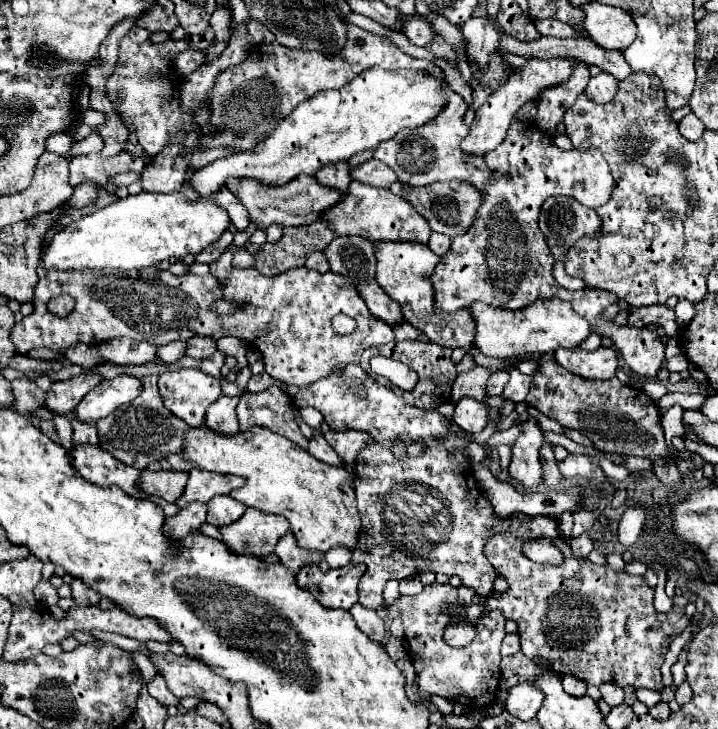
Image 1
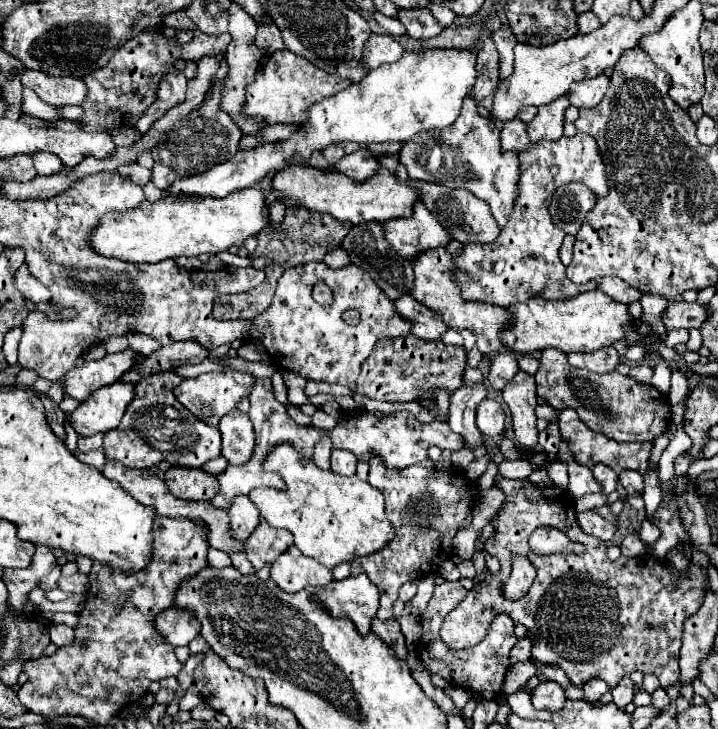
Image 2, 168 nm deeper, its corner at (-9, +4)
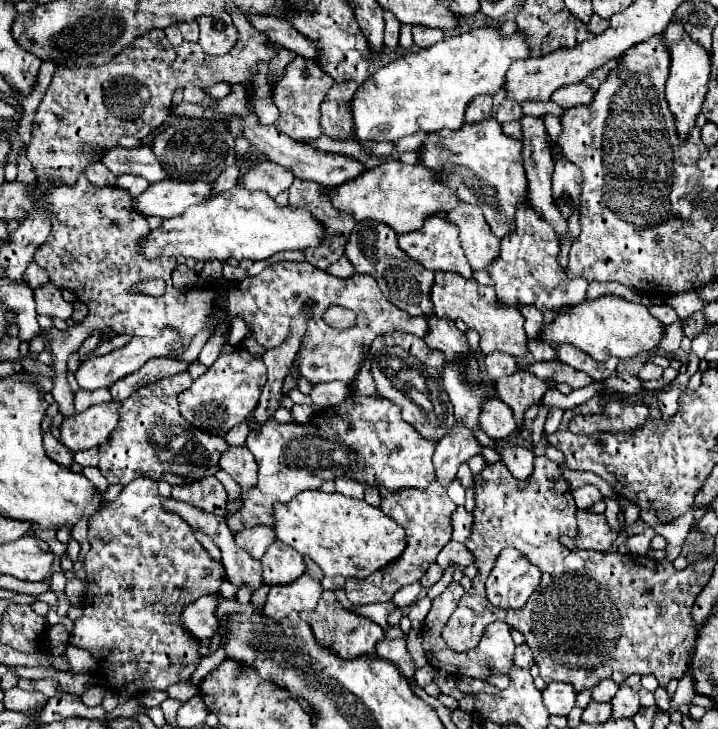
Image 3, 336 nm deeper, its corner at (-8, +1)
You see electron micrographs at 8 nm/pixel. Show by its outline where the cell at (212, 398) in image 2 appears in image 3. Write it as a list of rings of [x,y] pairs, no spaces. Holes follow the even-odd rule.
[[[237,349],[231,355],[219,357],[205,375],[195,379],[189,389],[179,393],[179,411],[197,429],[213,435],[225,435],[233,425],[253,413],[265,381],[265,363],[251,357],[245,349]]]

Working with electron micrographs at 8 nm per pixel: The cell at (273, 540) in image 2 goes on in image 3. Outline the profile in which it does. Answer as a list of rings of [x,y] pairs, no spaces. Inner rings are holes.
[[[271,543],[271,547],[261,557],[263,563],[263,581],[267,585],[283,585],[295,581],[305,571],[303,557],[285,543]]]

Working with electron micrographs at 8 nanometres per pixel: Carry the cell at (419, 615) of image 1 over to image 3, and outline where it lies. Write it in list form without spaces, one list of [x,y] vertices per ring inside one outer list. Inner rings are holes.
[[[451,583],[439,597],[433,599],[433,605],[431,605],[431,611],[429,615],[425,617],[425,623],[423,623],[423,649],[425,649],[425,657],[429,661],[431,667],[435,667],[437,671],[445,671],[453,677],[475,677],[475,679],[489,679],[491,675],[499,675],[499,673],[507,673],[511,671],[513,667],[513,651],[515,651],[515,643],[511,639],[511,633],[509,633],[509,627],[507,623],[503,621],[495,621],[491,623],[491,627],[485,629],[479,645],[473,649],[473,651],[467,651],[467,653],[455,653],[451,651],[443,639],[441,639],[441,629],[443,625],[447,623],[449,615],[453,613],[455,605],[459,603],[459,599],[463,597],[463,587],[459,583]]]

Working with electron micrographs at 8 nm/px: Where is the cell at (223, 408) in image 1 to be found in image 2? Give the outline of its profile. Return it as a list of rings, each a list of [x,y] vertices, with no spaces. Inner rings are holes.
[[[236,410],[224,416],[218,428],[222,432],[222,456],[228,464],[246,464],[254,450],[254,428],[250,418]]]

